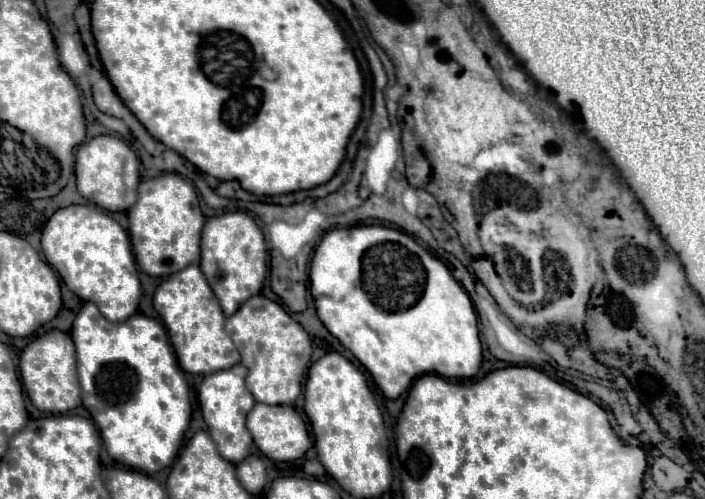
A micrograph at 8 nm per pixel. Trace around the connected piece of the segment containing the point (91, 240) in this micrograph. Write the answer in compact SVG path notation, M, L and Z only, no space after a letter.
M67 206L57 210L41 236L45 260L81 300L99 306L107 320L127 320L137 312L141 298L139 270L127 232L97 206Z

